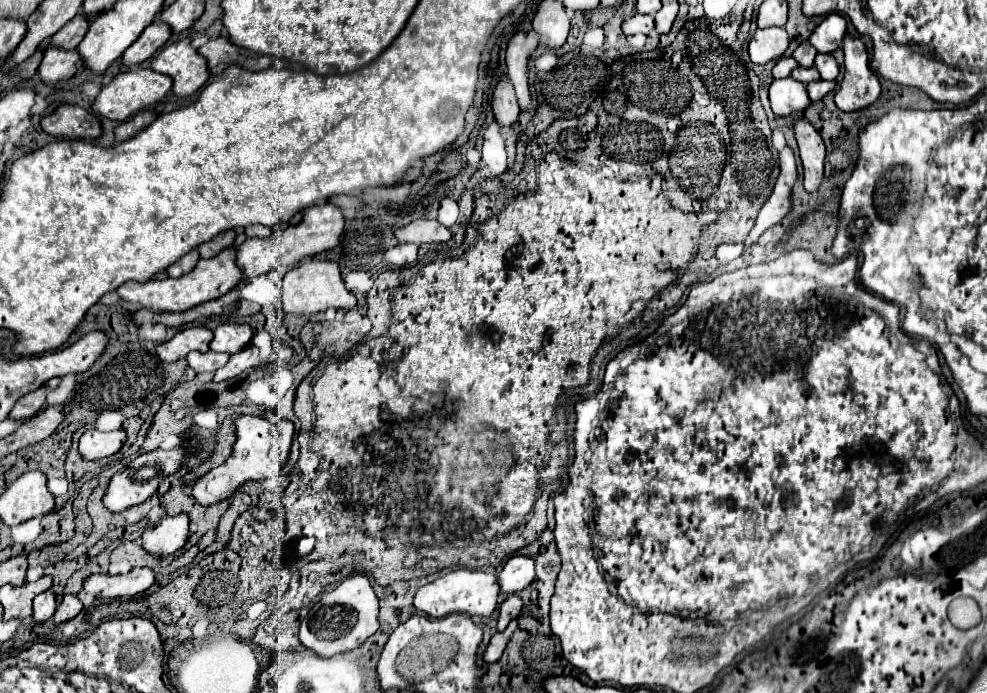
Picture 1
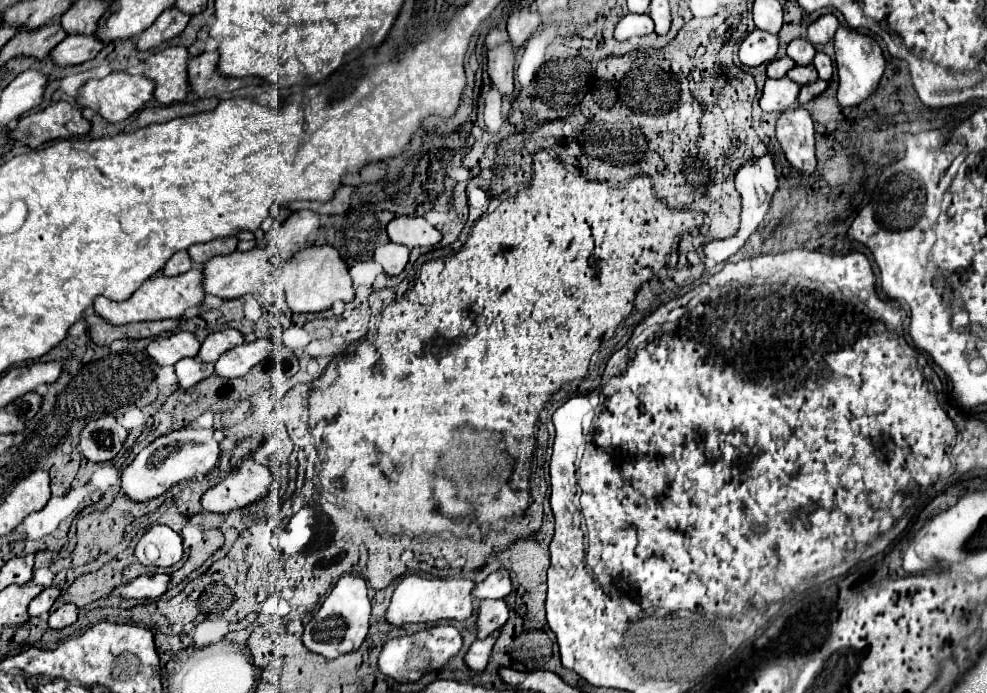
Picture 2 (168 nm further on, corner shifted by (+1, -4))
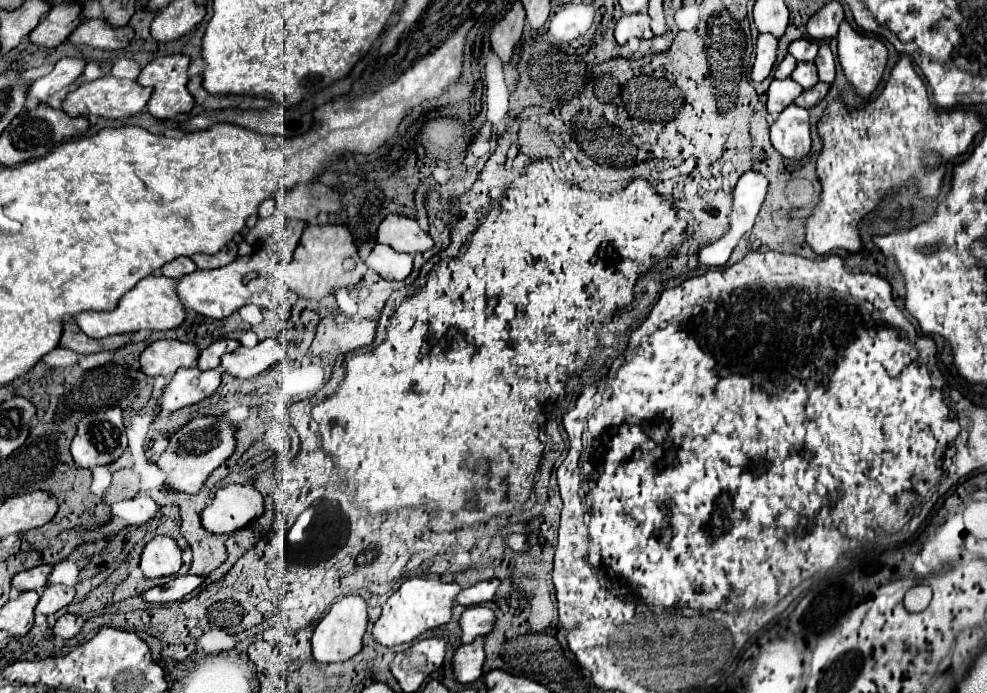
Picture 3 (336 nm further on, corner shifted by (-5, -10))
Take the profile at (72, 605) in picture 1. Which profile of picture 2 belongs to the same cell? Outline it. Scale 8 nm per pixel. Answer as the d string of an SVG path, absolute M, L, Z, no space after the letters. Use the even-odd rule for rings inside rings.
M63 604L55 612L51 612L49 626L55 628L55 630L59 630L59 628L75 624L75 620L77 620L77 606L75 604Z

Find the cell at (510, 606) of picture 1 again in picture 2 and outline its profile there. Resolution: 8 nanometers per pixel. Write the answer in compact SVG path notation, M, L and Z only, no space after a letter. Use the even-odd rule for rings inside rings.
M483 600L477 618L477 636L479 640L487 638L491 632L501 628L509 618L509 610L503 600Z

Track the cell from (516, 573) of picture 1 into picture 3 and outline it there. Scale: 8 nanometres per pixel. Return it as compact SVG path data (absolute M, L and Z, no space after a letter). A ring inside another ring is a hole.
M491 578L491 580L485 580L485 582L477 582L477 584L469 586L469 588L463 588L461 594L457 596L457 604L477 606L477 604L489 602L489 598L493 598L497 586L499 586L499 580Z

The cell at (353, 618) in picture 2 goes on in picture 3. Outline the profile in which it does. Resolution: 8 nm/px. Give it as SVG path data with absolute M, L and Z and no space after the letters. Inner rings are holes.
M345 596L337 600L331 610L319 620L313 632L313 658L317 662L345 662L355 656L363 646L363 634L367 628L367 604L361 596Z

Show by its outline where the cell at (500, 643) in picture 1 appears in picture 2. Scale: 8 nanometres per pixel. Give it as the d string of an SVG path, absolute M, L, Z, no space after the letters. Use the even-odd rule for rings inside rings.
M499 630L493 632L491 636L487 636L485 640L477 640L477 642L469 648L469 652L467 652L467 656L465 656L465 662L467 662L467 666L469 666L471 670L477 670L477 672L485 670L485 666L487 666L487 662L489 662L489 656L491 656L491 650L493 650L497 638L499 638Z

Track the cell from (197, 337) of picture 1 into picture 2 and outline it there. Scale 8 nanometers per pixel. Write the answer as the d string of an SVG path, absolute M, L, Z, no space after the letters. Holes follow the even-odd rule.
M177 332L171 336L155 338L147 346L147 352L159 366L169 366L169 364L177 364L181 358L197 356L199 348L201 342L193 332Z

